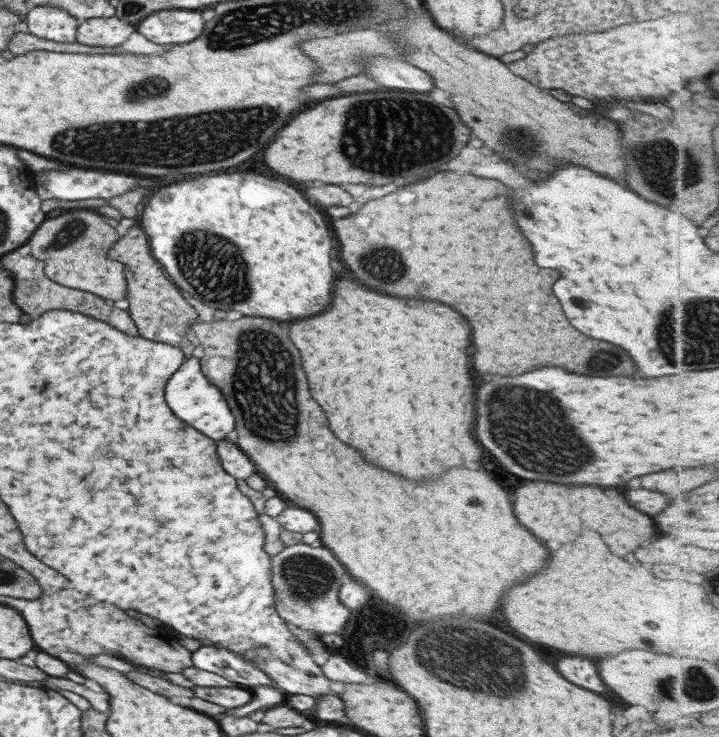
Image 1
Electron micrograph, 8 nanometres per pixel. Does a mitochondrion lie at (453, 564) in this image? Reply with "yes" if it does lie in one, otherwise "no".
no

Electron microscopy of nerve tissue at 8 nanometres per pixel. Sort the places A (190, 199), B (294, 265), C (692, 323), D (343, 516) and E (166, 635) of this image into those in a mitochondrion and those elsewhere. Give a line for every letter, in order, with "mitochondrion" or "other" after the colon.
A: other
B: other
C: mitochondrion
D: other
E: other

